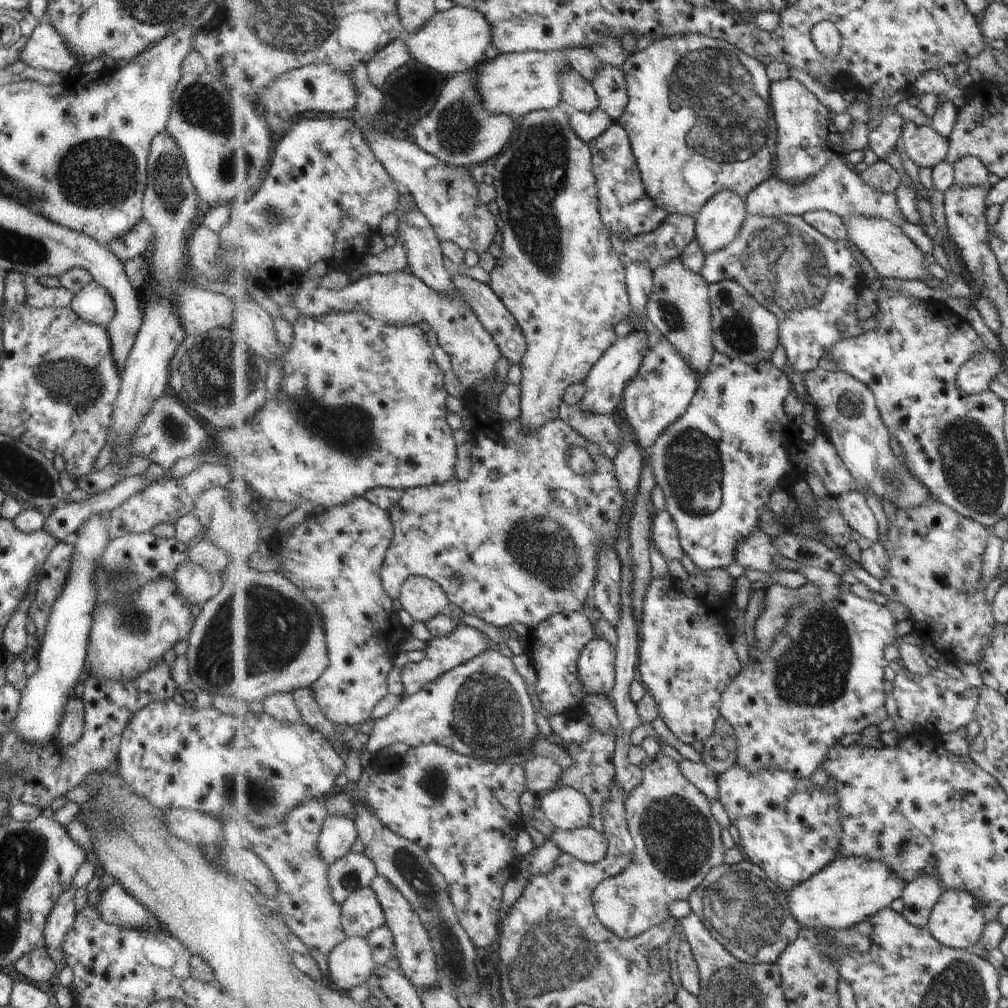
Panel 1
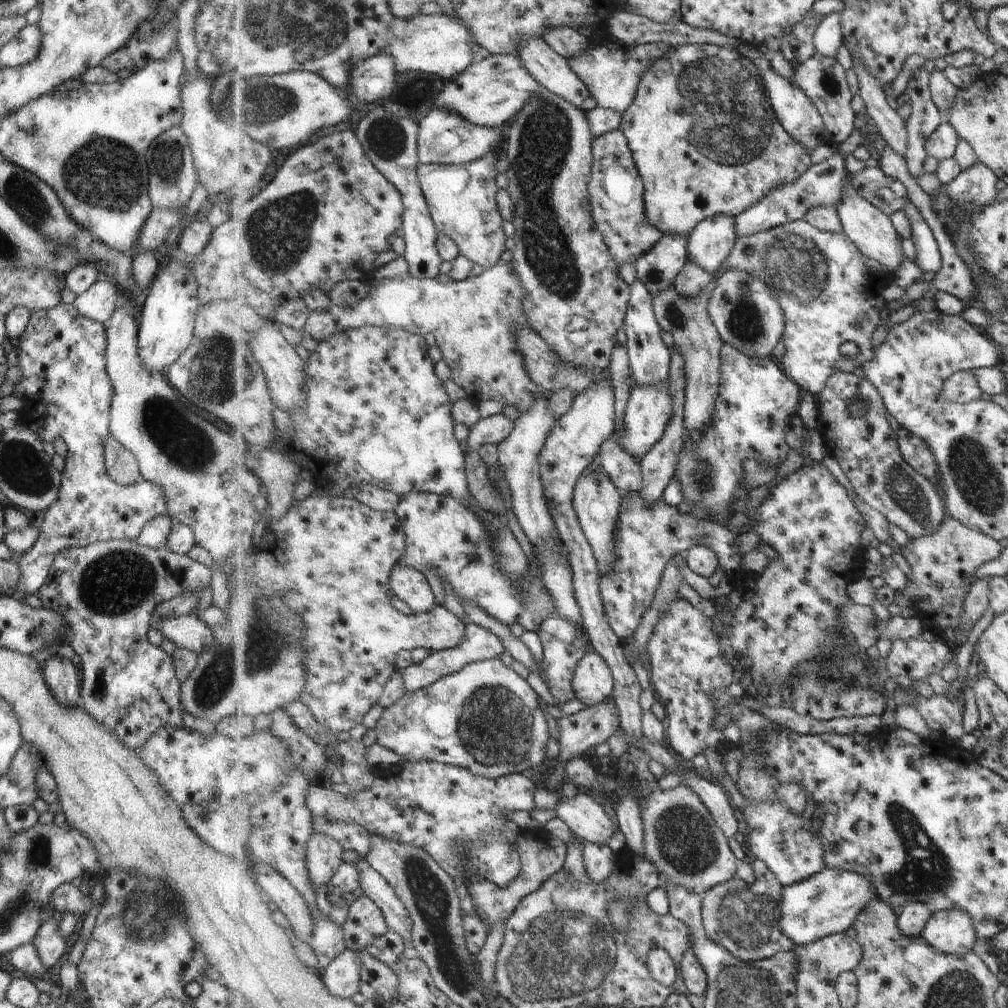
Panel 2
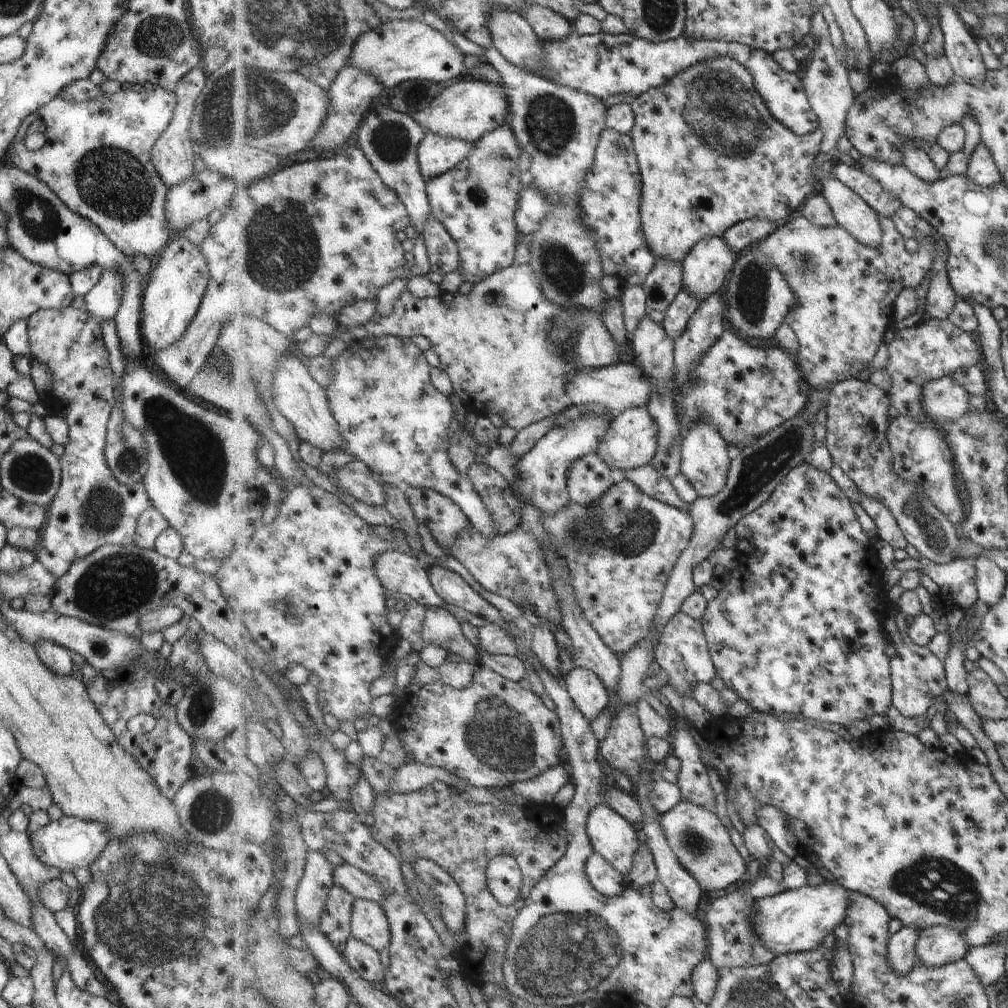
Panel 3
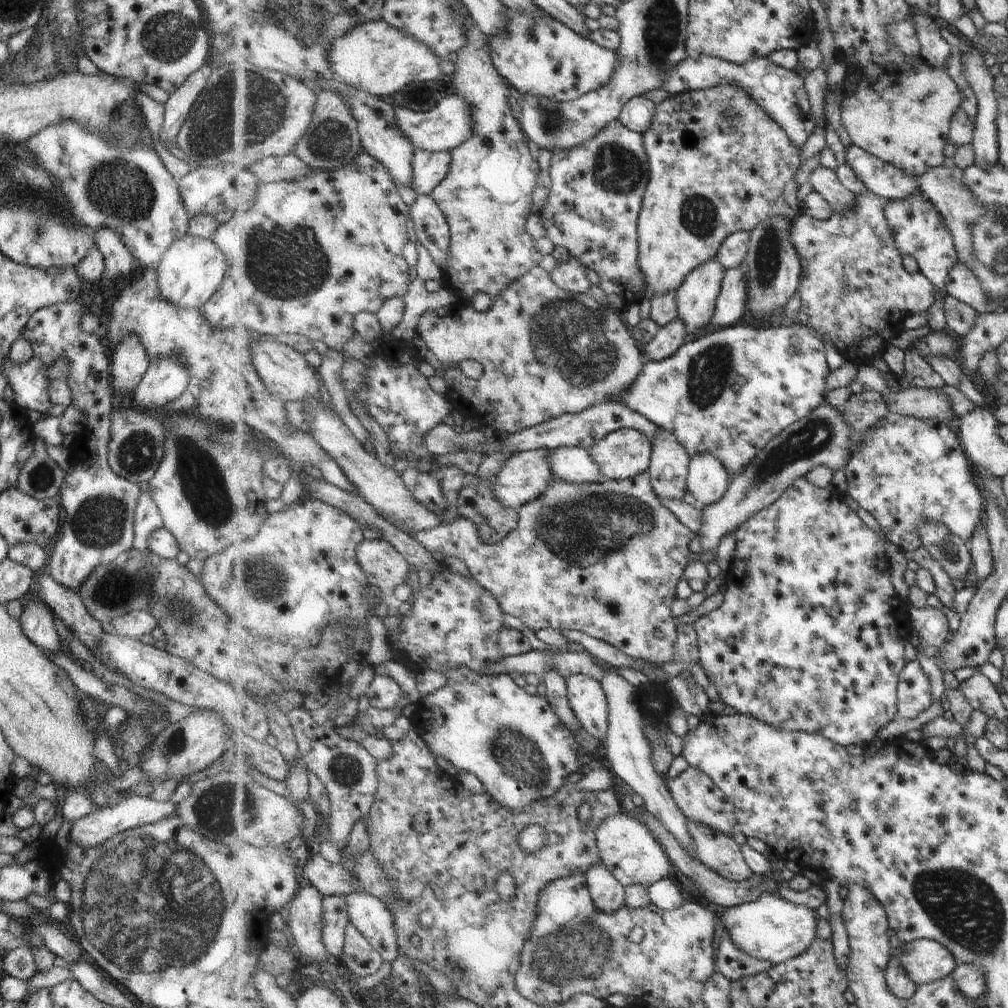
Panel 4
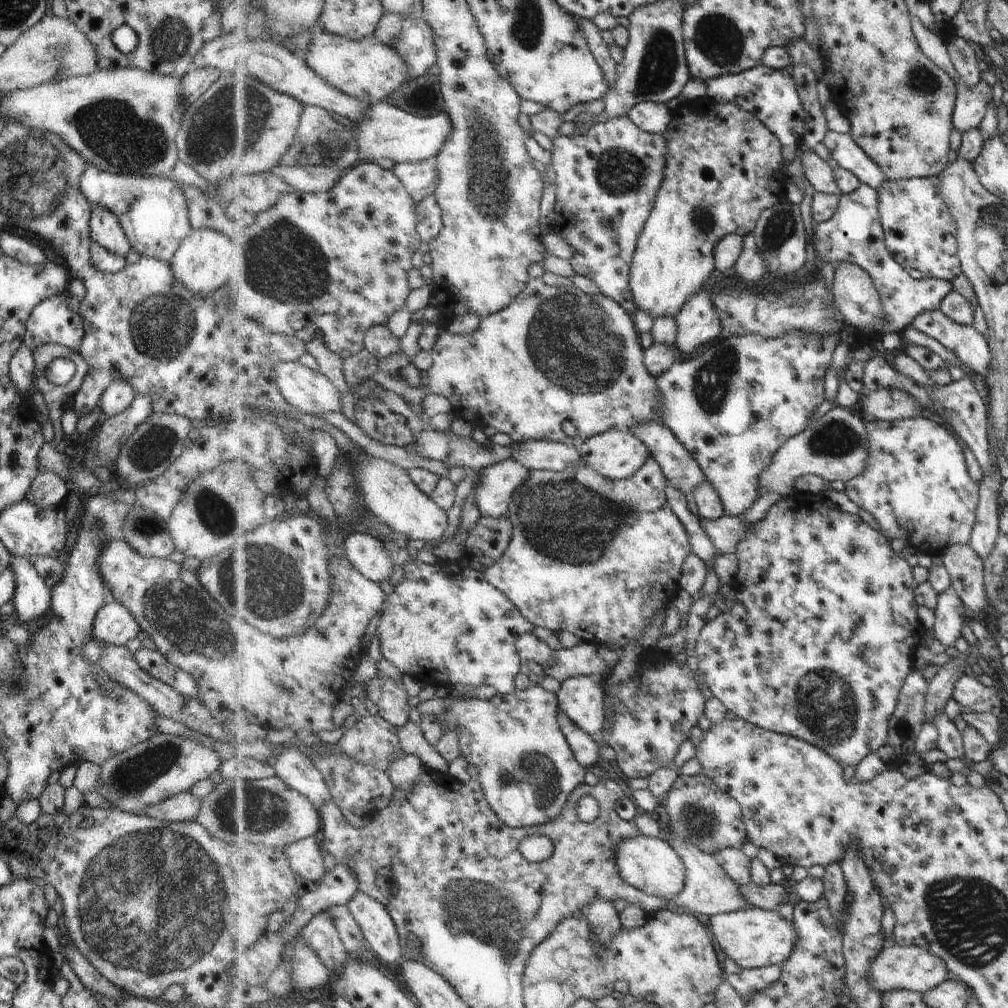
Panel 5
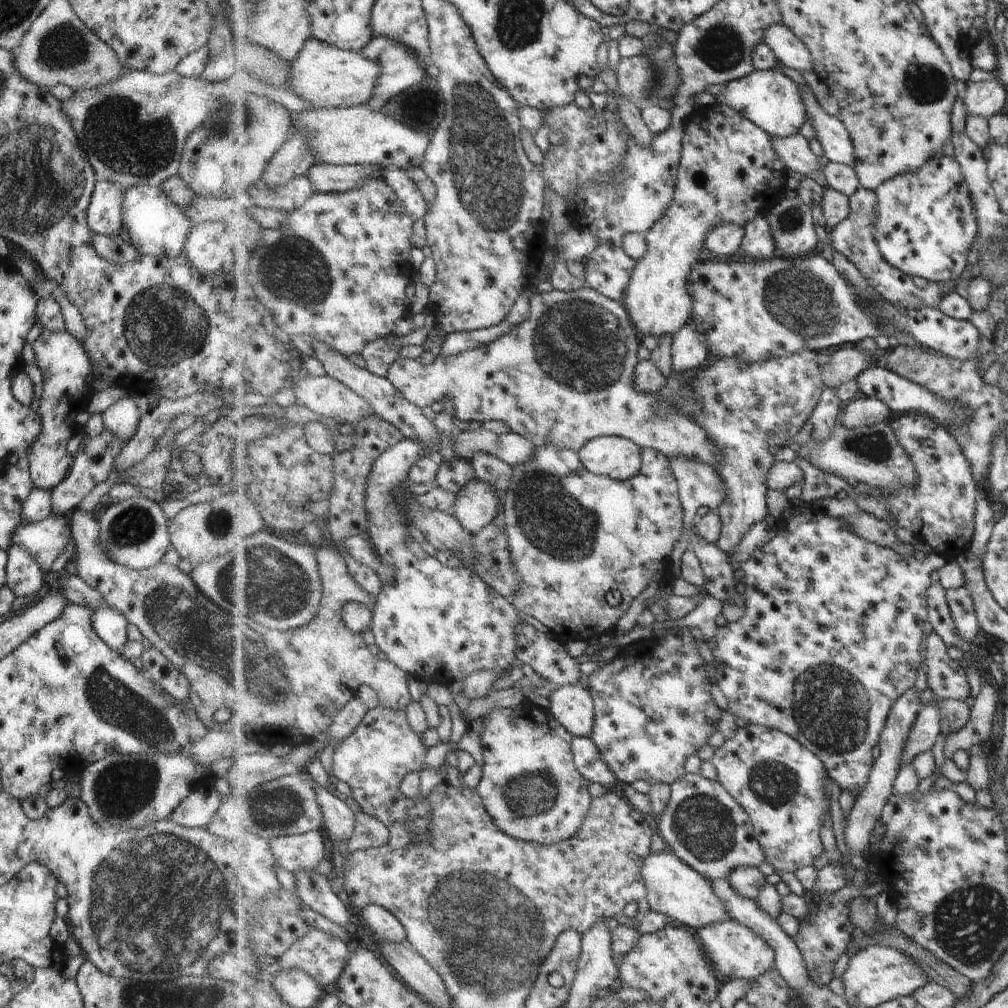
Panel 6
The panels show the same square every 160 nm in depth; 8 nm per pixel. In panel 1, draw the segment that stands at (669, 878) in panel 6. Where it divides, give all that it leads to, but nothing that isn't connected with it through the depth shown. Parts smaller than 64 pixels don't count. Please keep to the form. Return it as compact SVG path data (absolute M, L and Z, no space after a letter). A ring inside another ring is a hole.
M557 786L547 794L538 796L535 804L554 827L563 830L592 827L592 806L585 794L577 789Z

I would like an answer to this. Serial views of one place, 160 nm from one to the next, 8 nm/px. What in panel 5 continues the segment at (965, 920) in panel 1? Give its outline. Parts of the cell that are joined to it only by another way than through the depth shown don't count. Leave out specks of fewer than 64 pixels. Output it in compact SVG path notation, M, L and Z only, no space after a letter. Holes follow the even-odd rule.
M894 944L885 947L872 964L874 986L878 991L885 994L892 990L915 991L924 995L930 990L937 988L949 978L948 966L942 958L931 954L929 950L918 947Z

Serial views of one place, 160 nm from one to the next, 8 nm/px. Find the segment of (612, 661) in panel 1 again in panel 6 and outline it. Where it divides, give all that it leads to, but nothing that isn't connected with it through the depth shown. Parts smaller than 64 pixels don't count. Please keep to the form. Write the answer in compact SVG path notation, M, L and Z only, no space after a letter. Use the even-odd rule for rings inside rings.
M580 683L551 692L548 709L574 737L590 737L596 725L592 692Z

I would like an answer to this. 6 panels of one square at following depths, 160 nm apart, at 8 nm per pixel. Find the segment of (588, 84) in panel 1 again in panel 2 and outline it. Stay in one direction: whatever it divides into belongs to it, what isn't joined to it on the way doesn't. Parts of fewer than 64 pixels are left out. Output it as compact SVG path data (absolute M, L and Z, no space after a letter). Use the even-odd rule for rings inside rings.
M531 38L516 54L523 58L529 74L533 74L533 78L537 78L545 90L563 96L581 110L589 111L598 107L587 84L569 67L569 59L557 54L542 38Z

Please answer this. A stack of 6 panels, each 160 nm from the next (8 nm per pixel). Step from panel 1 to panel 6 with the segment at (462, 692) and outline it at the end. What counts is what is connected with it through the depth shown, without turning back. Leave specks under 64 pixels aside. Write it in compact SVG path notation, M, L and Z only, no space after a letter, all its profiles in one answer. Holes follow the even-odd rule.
M524 701L518 709L494 710L484 719L481 733L483 775L476 791L482 796L484 807L496 825L513 838L550 847L573 838L584 825L586 814L592 808L590 780L576 767L572 747L574 736L553 716L549 709L541 709Z

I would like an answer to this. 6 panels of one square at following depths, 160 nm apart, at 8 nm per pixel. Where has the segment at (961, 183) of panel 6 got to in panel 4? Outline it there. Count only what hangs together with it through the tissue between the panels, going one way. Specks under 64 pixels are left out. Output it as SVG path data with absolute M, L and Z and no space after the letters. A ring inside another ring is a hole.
M909 195L902 199L886 200L884 205L885 216L888 218L889 226L892 226L896 238L896 245L901 254L912 256L923 273L938 288L937 302L926 314L929 317L931 331L947 331L948 324L944 311L944 298L947 296L947 280L952 268L959 264L956 244L952 235L952 230L945 222L945 217L937 210L932 201L925 195Z

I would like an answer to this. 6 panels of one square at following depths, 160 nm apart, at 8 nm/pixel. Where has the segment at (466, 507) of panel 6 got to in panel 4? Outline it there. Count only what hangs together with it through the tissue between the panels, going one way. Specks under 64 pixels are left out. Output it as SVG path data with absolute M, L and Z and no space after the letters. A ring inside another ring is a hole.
M537 449L525 451L509 456L504 462L499 474L493 478L494 497L503 504L504 507L520 507L526 502L534 501L544 495L547 486L551 485L556 476L552 466L548 463L548 449Z

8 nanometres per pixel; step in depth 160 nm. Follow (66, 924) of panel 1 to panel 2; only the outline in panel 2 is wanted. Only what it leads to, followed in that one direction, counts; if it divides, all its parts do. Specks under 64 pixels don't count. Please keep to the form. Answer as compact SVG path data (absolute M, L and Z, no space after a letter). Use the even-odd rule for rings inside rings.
M49 918L47 922L43 922L30 942L35 946L37 956L41 958L41 964L50 970L65 952L66 937L59 932L59 921Z

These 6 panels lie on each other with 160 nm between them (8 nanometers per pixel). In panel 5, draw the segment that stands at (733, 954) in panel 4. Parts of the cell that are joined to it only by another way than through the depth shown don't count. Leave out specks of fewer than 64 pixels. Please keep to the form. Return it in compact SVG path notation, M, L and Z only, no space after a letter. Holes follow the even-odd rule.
M729 956L721 964L725 971L725 978L733 988L750 1003L754 994L767 991L782 977L782 967L771 965L760 969L745 969Z

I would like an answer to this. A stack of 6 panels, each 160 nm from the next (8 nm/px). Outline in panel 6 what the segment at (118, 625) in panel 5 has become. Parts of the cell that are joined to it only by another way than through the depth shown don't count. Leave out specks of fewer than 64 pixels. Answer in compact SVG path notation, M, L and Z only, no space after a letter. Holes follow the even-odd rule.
M101 607L92 612L90 616L90 623L93 627L94 633L113 650L119 651L127 636L126 618L115 609L111 607Z

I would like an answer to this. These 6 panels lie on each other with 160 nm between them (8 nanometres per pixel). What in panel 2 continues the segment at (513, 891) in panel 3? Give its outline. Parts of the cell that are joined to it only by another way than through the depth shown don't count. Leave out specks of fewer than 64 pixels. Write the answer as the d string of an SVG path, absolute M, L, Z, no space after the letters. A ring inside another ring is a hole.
M419 760L419 762L405 761L401 764L400 774L385 774L375 776L373 786L370 790L341 794L324 788L320 783L311 783L308 794L309 810L314 816L323 817L329 822L355 822L363 826L370 833L377 832L396 842L413 844L429 852L433 859L456 881L460 886L460 902L463 910L463 921L465 928L465 940L469 951L477 955L489 936L489 924L481 918L481 912L477 910L473 896L469 893L469 886L473 880L483 878L497 886L511 886L515 878L521 874L522 863L517 850L517 838L522 835L523 830L508 819L505 814L515 811L531 811L535 807L535 790L538 786L525 774L509 774L502 778L485 778L477 776L461 766L450 766L441 762L431 760Z

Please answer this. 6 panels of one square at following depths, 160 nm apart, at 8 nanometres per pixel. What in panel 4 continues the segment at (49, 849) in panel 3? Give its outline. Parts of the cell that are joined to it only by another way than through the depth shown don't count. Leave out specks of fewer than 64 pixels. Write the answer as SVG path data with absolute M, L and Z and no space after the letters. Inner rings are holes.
M133 794L114 806L96 807L84 817L72 821L67 838L68 841L81 846L82 849L88 849L89 847L96 847L105 839L125 829L146 825L147 823L156 823L173 817L175 816L175 811L176 805L171 801L155 801L147 796Z

